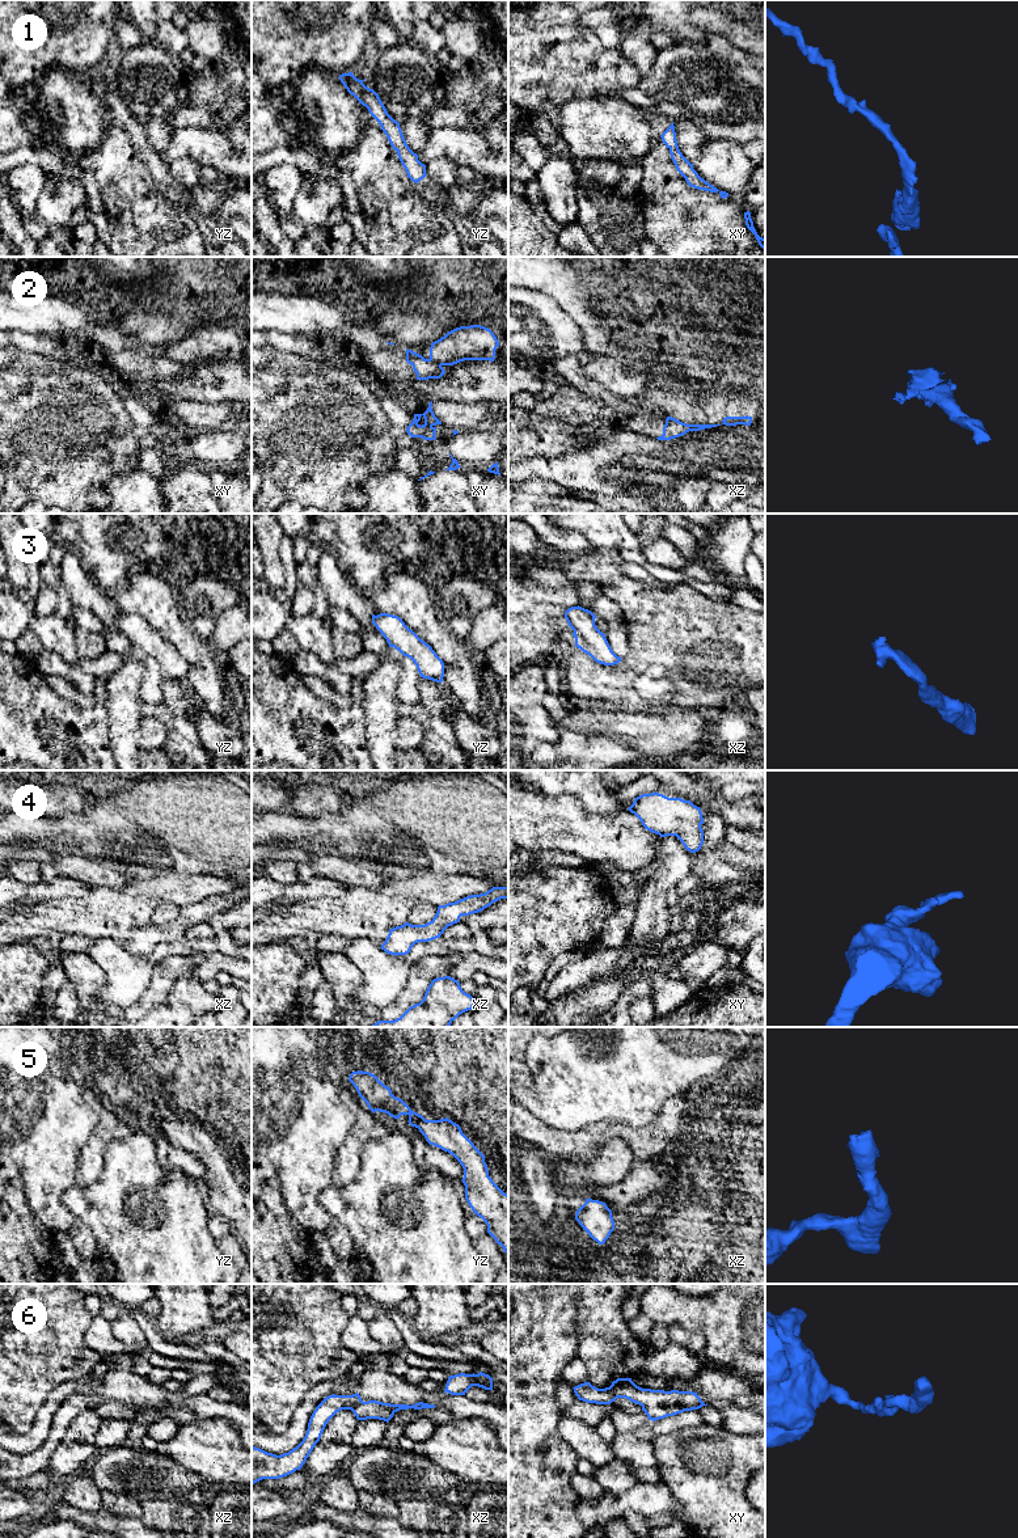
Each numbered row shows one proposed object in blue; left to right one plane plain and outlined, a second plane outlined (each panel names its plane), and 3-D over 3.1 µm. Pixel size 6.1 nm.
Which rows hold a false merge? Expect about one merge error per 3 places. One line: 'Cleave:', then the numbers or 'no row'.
Cleave: 2, 6

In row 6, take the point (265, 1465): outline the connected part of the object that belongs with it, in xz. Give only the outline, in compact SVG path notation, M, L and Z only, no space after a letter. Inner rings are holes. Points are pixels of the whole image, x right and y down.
M329 1395L313 1411L305 1437L288 1453L276 1455L252 1446L252 1486L262 1479L279 1479L300 1470L320 1441L329 1420L341 1410L354 1410L360 1395Z

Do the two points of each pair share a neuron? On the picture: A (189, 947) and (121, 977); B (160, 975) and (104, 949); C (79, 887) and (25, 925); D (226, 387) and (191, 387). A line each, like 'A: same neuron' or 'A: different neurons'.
A: same neuron
B: different neurons
C: different neurons
D: same neuron

